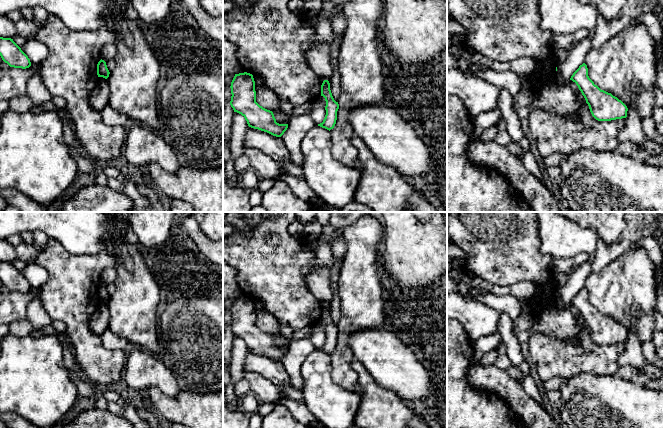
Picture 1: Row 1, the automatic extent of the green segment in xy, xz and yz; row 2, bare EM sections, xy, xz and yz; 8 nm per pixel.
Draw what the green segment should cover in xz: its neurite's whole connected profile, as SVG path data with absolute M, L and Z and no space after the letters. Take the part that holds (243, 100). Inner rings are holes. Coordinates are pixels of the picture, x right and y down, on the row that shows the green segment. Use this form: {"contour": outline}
{"contour": "M247 72L235 74L231 82L230 105L234 112L241 114L249 127L281 137L288 124L276 122L272 111L256 102L255 81L253 75Z"}

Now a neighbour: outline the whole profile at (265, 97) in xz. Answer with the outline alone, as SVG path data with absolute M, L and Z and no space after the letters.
M257 87L256 91L256 102L263 108L273 112L276 122L279 124L288 124L290 116L287 113L282 114L279 108L278 96L267 87Z

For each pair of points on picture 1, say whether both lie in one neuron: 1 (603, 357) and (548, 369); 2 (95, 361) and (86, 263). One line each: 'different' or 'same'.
1: same
2: same

